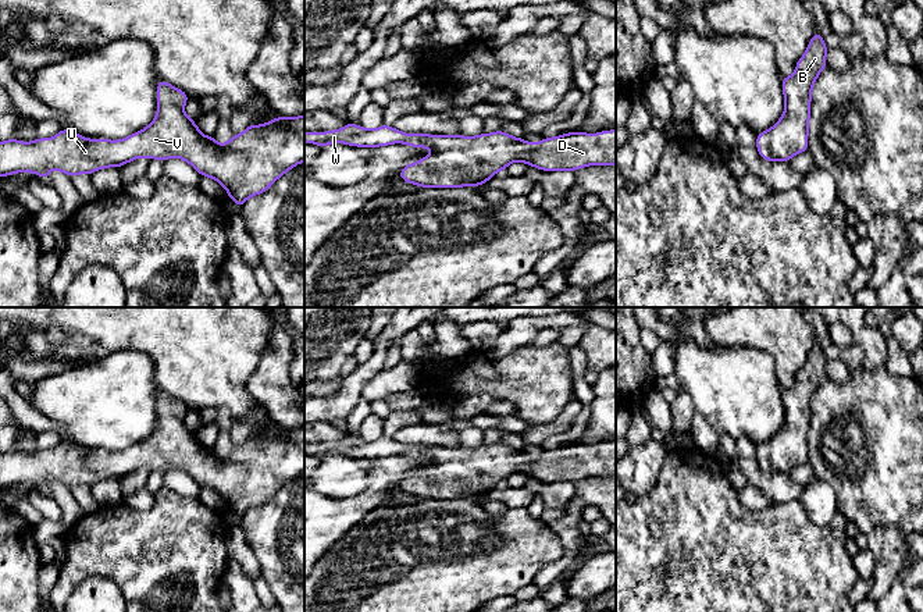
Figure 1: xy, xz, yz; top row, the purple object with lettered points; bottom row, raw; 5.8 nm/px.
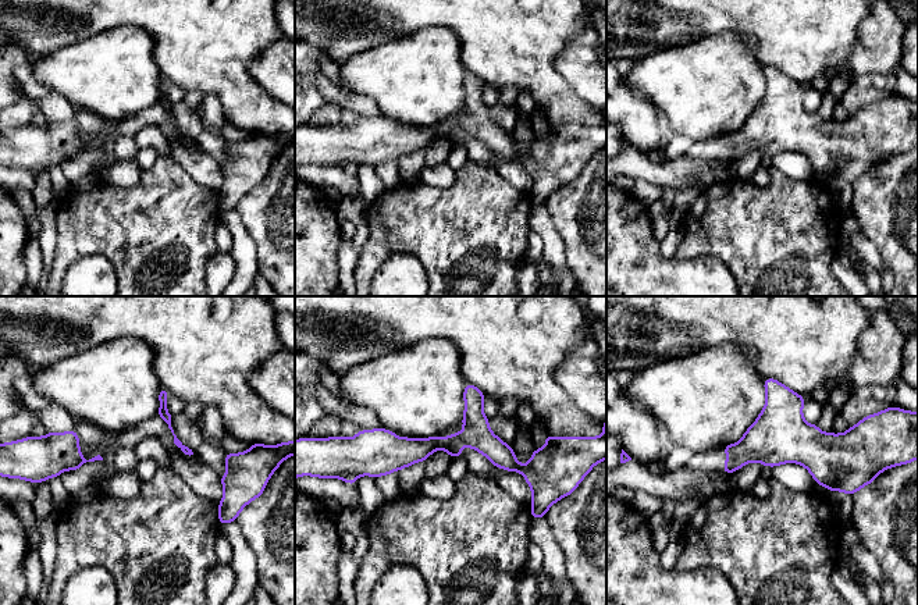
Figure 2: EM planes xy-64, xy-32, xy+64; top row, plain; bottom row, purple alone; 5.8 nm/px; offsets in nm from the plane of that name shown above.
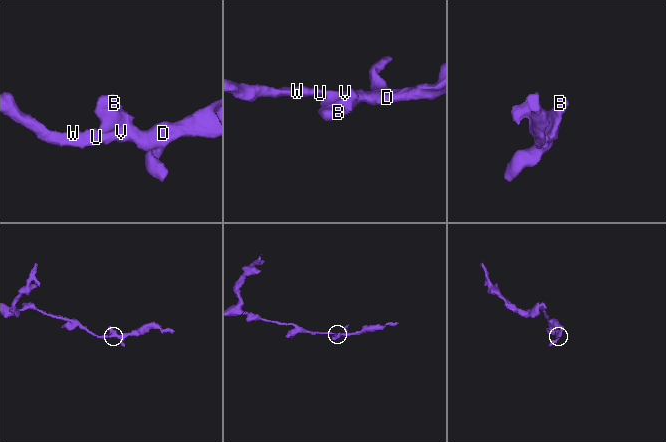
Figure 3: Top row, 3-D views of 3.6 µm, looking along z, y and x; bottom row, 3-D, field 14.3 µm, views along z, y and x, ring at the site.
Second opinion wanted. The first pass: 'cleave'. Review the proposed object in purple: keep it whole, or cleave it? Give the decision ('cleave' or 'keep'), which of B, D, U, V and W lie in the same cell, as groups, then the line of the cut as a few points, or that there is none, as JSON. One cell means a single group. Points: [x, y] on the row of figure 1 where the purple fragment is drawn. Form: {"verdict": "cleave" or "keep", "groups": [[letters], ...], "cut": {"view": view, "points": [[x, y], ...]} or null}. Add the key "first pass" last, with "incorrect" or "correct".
{"verdict": "keep", "groups": [["B", "D", "U", "V", "W"]], "cut": null, "first pass": "incorrect"}

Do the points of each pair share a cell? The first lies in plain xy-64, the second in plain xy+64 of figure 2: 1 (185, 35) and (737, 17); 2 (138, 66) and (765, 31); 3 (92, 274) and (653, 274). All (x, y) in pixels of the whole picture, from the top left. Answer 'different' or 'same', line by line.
1: same
2: different
3: same

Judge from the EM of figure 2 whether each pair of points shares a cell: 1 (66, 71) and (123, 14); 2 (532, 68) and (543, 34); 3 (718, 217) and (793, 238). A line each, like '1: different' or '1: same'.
1: different
2: same
3: same

